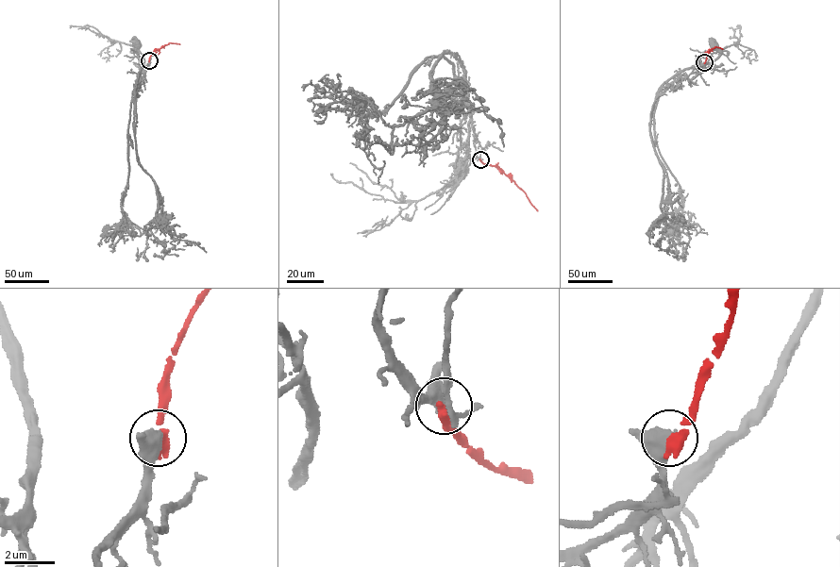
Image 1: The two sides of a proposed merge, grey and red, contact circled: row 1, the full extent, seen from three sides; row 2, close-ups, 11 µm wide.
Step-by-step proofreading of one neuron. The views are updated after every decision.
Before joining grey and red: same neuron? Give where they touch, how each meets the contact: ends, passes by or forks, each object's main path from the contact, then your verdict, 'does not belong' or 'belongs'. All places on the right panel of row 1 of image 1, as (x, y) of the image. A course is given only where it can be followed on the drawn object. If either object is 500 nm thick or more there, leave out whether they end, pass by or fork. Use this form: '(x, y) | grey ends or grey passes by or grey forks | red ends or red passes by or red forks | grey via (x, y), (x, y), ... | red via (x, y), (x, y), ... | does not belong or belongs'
(704, 62) | grey passes by | red ends | grey via (704, 62), (687, 76), (663, 86), (681, 71), (714, 60), (720, 54), (715, 46) | red via (704, 62), (707, 52), (712, 48), (723, 49) | belongs

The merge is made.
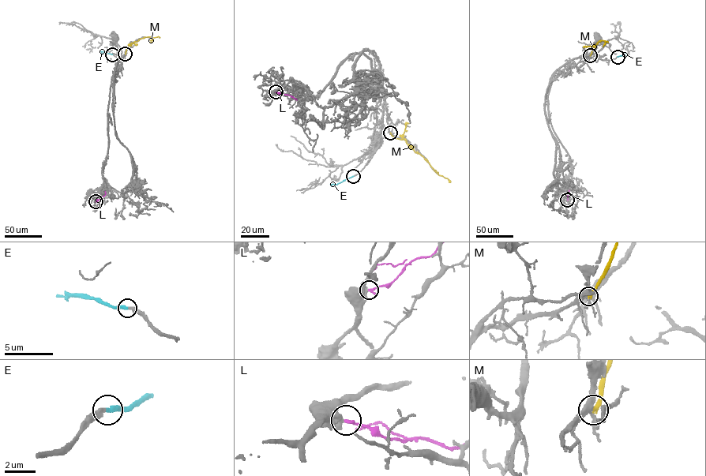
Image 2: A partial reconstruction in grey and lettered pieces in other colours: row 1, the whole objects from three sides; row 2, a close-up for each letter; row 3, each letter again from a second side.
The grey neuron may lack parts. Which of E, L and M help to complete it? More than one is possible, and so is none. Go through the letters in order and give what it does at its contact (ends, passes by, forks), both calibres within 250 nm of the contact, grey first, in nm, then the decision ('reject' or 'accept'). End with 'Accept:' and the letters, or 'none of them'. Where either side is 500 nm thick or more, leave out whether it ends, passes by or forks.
E: it ends there; 240 nm thick on the grey side, 280 nm on the other; accept
L: 550 nm thick on the grey side, 200 nm on the other; reject
M: it ends there; 320 nm thick on the grey side, 280 nm on the other; reject
Accept: E

